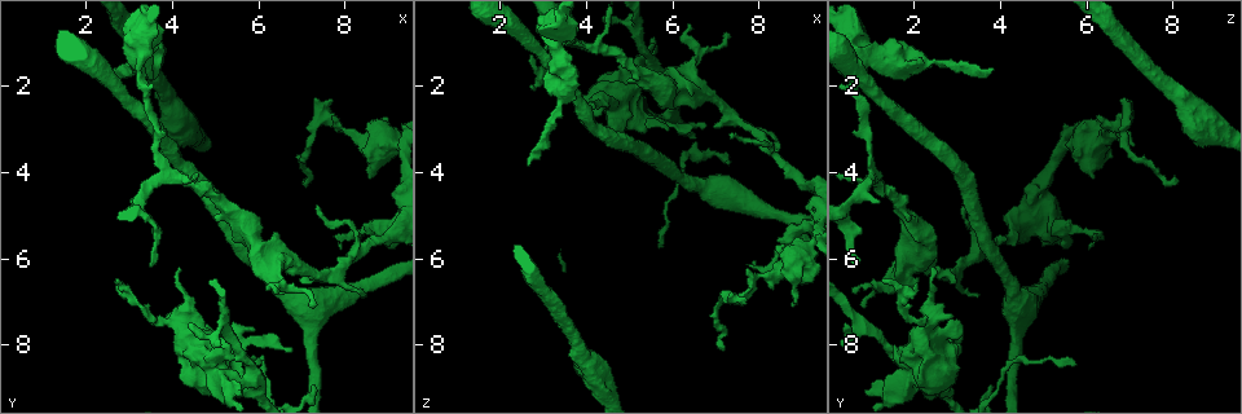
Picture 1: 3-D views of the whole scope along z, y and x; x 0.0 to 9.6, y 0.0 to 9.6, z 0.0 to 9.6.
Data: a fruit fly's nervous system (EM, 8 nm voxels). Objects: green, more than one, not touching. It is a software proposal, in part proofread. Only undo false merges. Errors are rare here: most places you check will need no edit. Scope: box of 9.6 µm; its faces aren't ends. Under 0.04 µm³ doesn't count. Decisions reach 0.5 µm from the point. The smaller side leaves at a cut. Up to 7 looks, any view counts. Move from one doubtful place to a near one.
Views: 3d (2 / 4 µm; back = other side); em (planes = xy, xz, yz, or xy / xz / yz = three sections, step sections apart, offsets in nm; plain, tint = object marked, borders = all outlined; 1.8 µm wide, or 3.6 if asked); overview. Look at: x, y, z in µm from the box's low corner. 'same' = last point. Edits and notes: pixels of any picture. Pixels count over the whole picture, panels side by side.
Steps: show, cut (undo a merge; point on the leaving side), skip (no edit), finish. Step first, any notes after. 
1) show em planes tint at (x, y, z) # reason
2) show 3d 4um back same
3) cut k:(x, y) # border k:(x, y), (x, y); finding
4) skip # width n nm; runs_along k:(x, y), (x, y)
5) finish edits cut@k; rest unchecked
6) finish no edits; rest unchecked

show em planes tint at (5.55, 8.10, 1.50) # abrupt turn

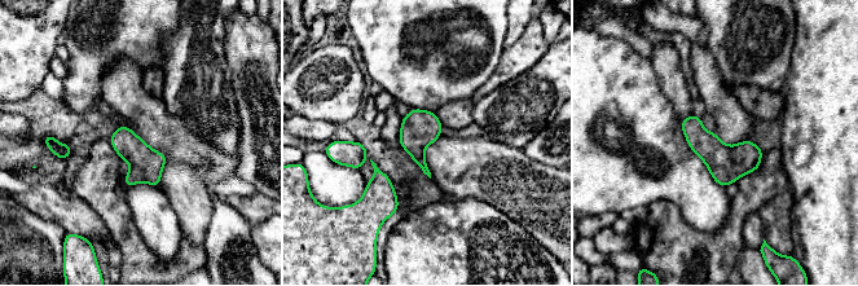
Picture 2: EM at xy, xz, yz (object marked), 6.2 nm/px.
skip # one cell here

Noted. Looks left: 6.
show 3d 4um at (6.30, 6.20, 1.75) # four-way junction

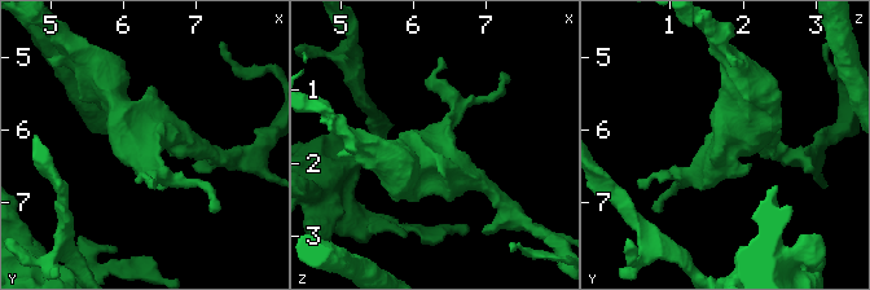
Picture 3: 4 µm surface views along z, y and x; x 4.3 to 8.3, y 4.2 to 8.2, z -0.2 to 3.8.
show em 3.6um xy step 16 tint at (6.25, 6.20, 1.80) # arms 4; shape alone is not enough

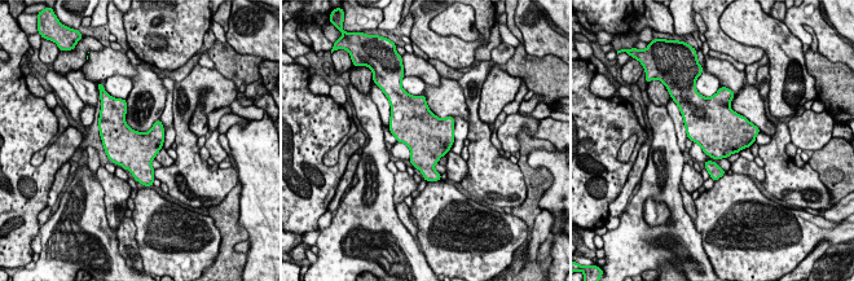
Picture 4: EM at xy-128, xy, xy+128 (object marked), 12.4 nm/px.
show em 3.6um planes tint same

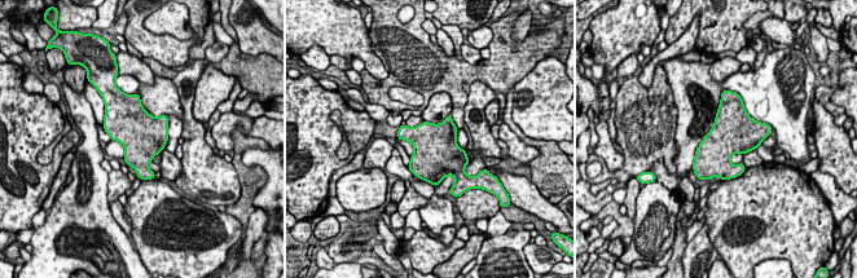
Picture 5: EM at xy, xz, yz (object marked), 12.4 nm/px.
skip # all the same cell

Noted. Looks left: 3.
show em planes tint at (3.20, 1.50, 0.85) # sharp bend

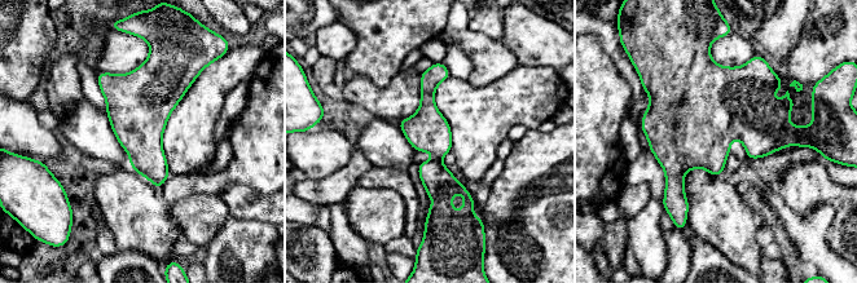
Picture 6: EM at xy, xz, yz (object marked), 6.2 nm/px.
skip # all the same cell

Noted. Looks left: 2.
finish no edits; rest unchecked

